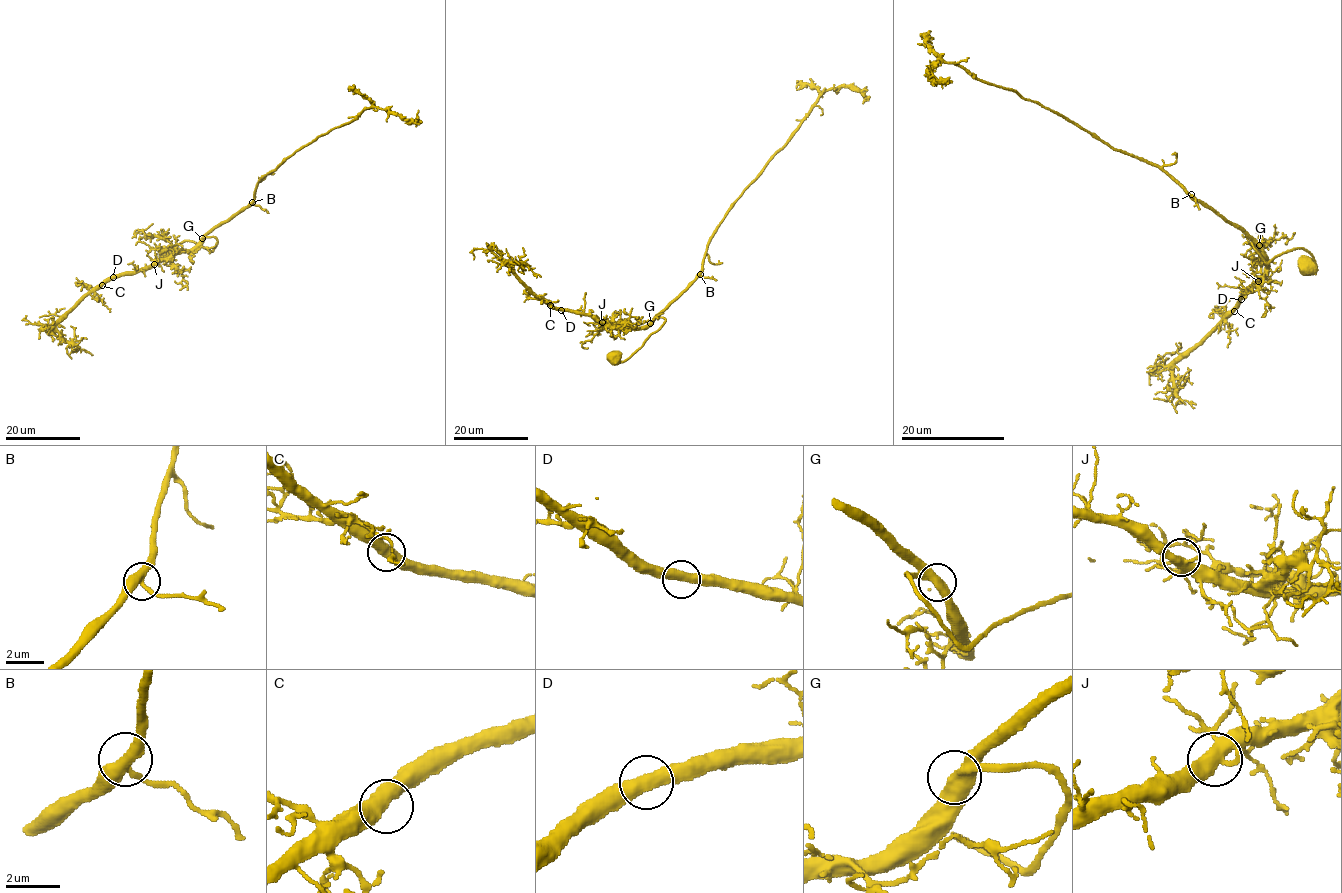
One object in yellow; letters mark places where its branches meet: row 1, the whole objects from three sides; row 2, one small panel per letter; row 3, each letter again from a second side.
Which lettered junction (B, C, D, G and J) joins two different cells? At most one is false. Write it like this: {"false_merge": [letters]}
{"false_merge": []}

